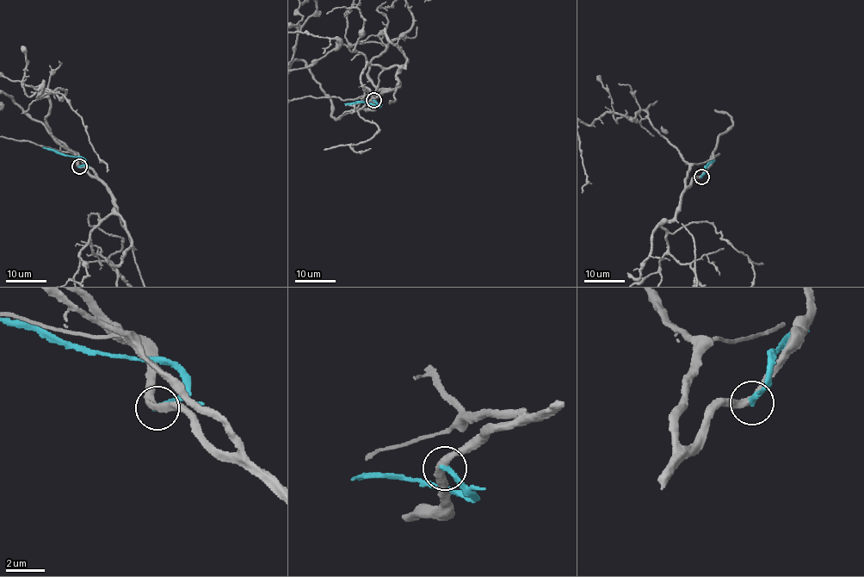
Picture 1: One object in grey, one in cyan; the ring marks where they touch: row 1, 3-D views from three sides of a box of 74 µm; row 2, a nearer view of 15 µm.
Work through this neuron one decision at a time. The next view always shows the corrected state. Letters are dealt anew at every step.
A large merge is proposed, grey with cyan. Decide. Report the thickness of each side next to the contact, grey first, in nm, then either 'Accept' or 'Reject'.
Thickness 360 nm (grey) against 280 nm. Reject

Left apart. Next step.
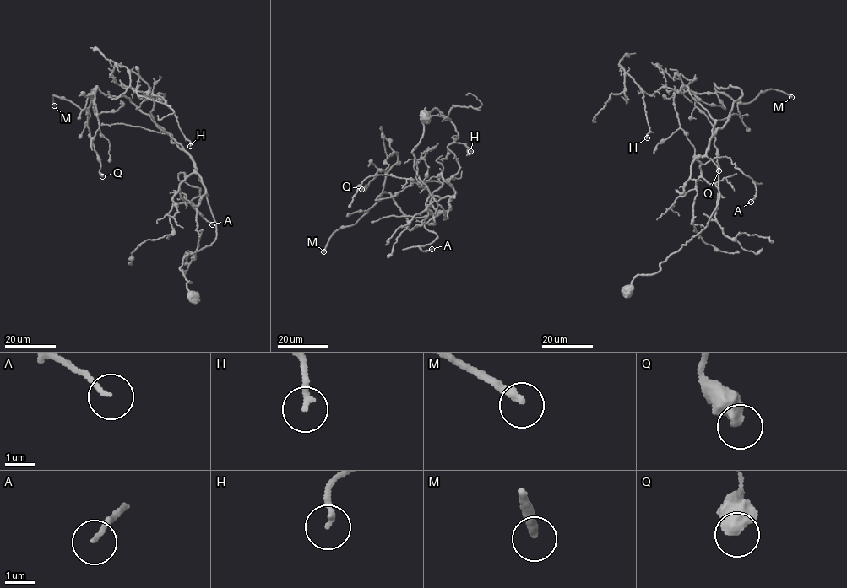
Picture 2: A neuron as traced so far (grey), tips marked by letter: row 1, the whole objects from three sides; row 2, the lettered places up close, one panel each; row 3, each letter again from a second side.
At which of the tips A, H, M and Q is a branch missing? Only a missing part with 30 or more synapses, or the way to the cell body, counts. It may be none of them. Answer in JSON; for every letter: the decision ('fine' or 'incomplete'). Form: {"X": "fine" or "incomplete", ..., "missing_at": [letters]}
{"A": "fine", "H": "fine", "M": "incomplete", "Q": "fine", "missing_at": ["M"]}

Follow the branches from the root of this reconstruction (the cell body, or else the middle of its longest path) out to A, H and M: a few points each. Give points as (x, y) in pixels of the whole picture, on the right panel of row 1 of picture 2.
A: (627, 291), (703, 229), (718, 203), (717, 167), (697, 157), (728, 157), (754, 184), (751, 202)
H: (627, 291), (703, 229), (719, 195), (707, 155), (715, 121), (687, 87), (643, 92), (647, 137)
M: (627, 291), (703, 229), (718, 203), (707, 148), (743, 93), (713, 83), (736, 102), (771, 89), (791, 97)

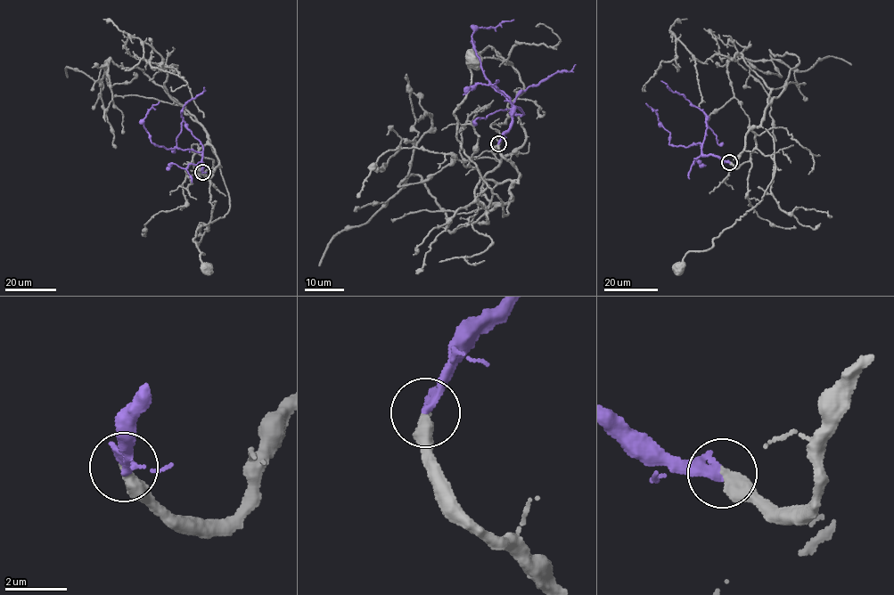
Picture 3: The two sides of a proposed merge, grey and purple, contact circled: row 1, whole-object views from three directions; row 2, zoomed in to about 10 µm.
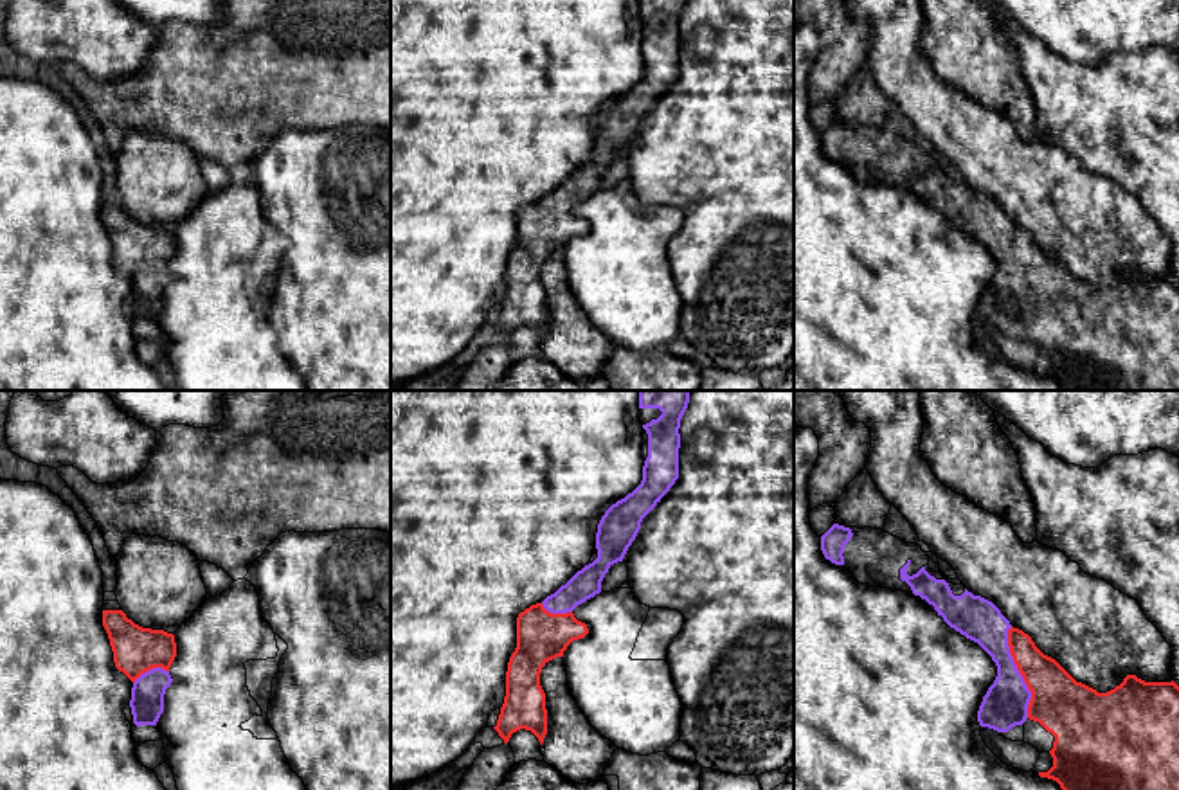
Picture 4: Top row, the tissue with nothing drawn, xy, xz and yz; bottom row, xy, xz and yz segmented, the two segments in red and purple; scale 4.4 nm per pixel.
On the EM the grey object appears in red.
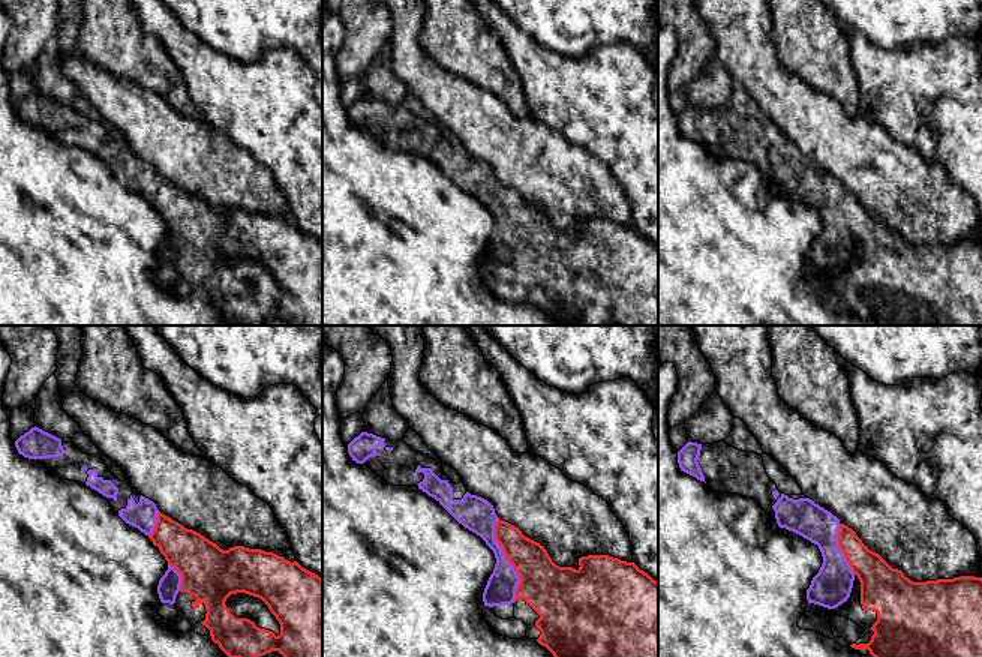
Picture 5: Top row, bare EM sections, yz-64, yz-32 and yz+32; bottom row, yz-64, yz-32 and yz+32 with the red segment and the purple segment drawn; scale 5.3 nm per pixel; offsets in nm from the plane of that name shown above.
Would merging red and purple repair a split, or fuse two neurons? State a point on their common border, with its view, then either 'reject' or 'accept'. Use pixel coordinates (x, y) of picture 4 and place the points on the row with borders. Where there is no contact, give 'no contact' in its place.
yz (1019, 672) | accept

